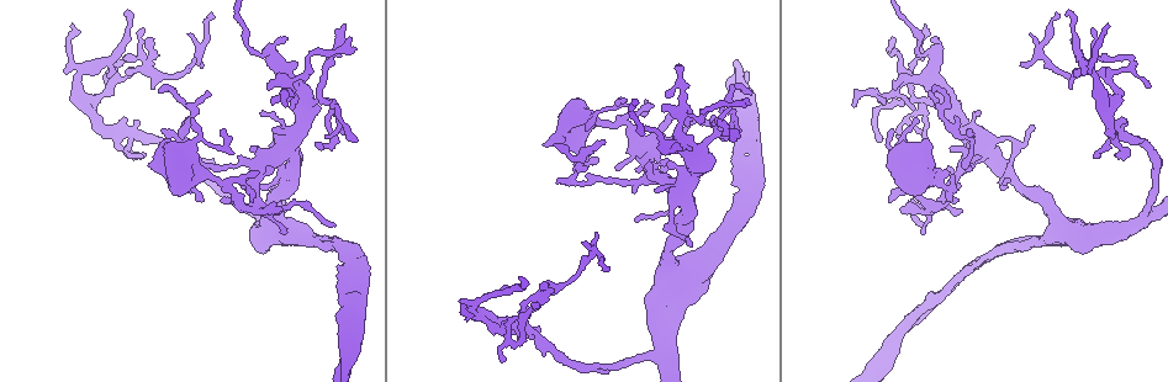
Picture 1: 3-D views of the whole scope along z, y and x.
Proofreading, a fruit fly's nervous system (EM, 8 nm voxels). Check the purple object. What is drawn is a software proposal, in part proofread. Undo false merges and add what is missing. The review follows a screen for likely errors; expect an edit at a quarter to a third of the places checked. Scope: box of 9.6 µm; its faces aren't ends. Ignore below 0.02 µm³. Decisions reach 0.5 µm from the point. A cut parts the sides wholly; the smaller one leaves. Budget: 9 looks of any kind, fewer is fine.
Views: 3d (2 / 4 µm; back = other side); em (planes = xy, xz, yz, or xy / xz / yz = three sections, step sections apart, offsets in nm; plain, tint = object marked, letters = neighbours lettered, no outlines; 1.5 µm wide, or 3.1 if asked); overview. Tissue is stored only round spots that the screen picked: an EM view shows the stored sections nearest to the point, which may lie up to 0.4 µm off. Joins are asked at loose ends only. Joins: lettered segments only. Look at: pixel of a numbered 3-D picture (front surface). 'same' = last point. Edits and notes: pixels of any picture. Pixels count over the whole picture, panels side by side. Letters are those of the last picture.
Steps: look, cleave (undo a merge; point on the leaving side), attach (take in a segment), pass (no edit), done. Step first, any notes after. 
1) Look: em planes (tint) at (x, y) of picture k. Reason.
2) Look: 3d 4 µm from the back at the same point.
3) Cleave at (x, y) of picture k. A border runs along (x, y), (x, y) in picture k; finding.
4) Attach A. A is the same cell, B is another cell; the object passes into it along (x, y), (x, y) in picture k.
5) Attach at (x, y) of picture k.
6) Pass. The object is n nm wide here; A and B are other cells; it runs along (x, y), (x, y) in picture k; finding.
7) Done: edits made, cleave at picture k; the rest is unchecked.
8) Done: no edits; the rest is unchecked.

Look: em yz step 4 (tint) at (193, 141) of picture 1. Sudden change in width.

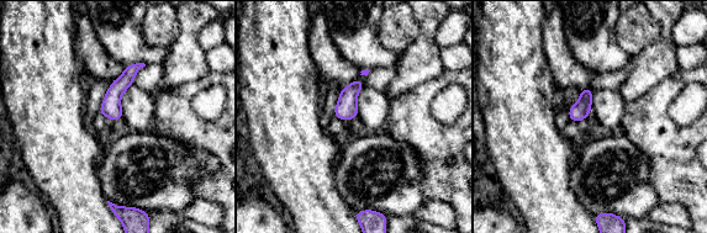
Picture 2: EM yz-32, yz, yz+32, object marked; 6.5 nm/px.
Look: em planes (letters) at the same point. Cut it another way.

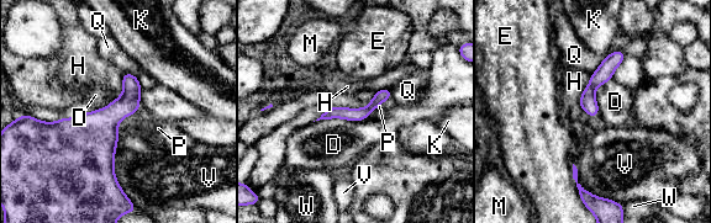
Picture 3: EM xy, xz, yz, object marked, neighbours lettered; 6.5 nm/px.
Pass. D, E, H, K, M, P, Q, V and W are other cells; it runs along (388, 91), (363, 113), (325, 116) in picture 3; continuous, no second neuron.

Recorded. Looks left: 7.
Look: em xz step 8 (tint) at (272, 53) of picture 1. Sudden change in width.

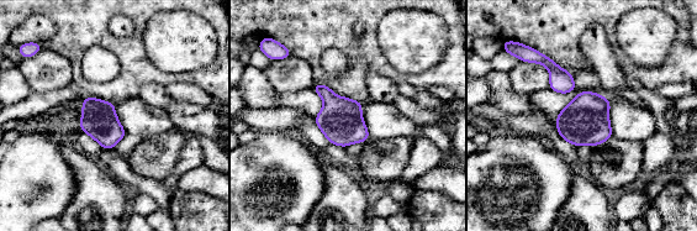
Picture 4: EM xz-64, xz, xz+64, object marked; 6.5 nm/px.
Look: em xy step 8 (letters) at the same point. Cut it another way.

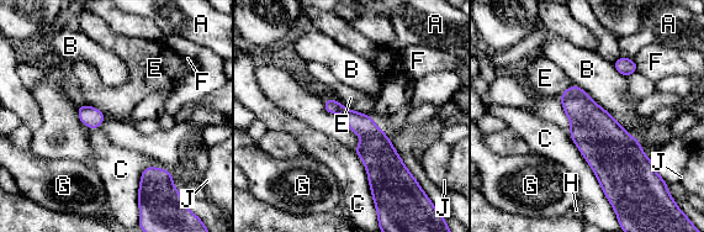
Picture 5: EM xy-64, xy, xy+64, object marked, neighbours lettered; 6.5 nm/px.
Pass. The object is 130 nm wide here; A, B, C, E, F, G, H and J are other cells; it runs along (328, 101), (372, 138), (376, 184) in picture 5; continuous, no second neuron.

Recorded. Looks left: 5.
Look: 3d 2 µm at (1059, 15) of picture 1. Branch stops here.

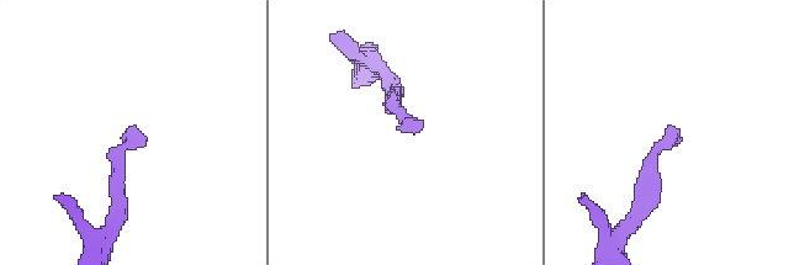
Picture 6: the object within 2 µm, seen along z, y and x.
Look: em xz step 8 (letters) at (678, 133) of picture 6. Shape alone is not enough.

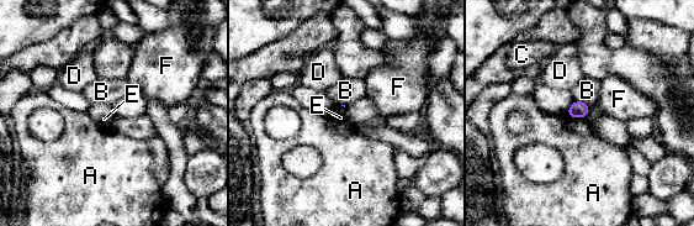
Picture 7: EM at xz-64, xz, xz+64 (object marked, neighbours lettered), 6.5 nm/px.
Pass. A, B, C, D, E and F are other cells; a border runs along (566, 114), (586, 119) in picture 7; no lettered segment goes on from it.

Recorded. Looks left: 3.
Look: em xy step 4 (tint) at (1095, 157) of picture 1. Thin end.

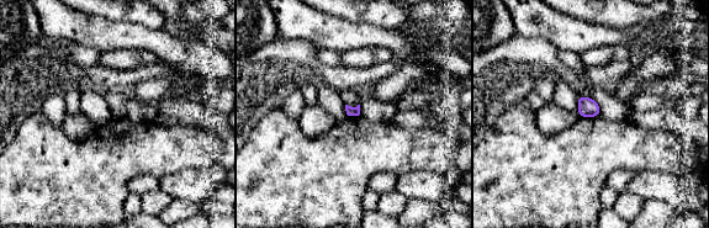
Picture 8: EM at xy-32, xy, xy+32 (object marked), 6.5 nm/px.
Look: em planes (letters) at the same point.

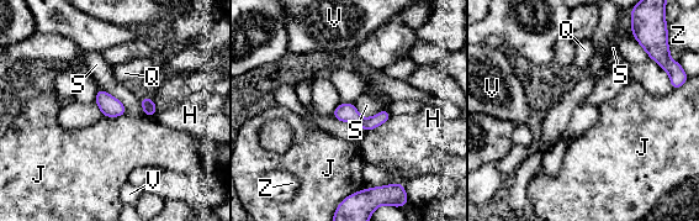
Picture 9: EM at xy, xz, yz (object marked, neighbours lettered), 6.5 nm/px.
Pass. The object is 120 nm wide here; H, J, Q, S, V and Z are other cells; no lettered segment goes on from it.

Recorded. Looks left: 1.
Done: no edits; the rest is unchecked.

